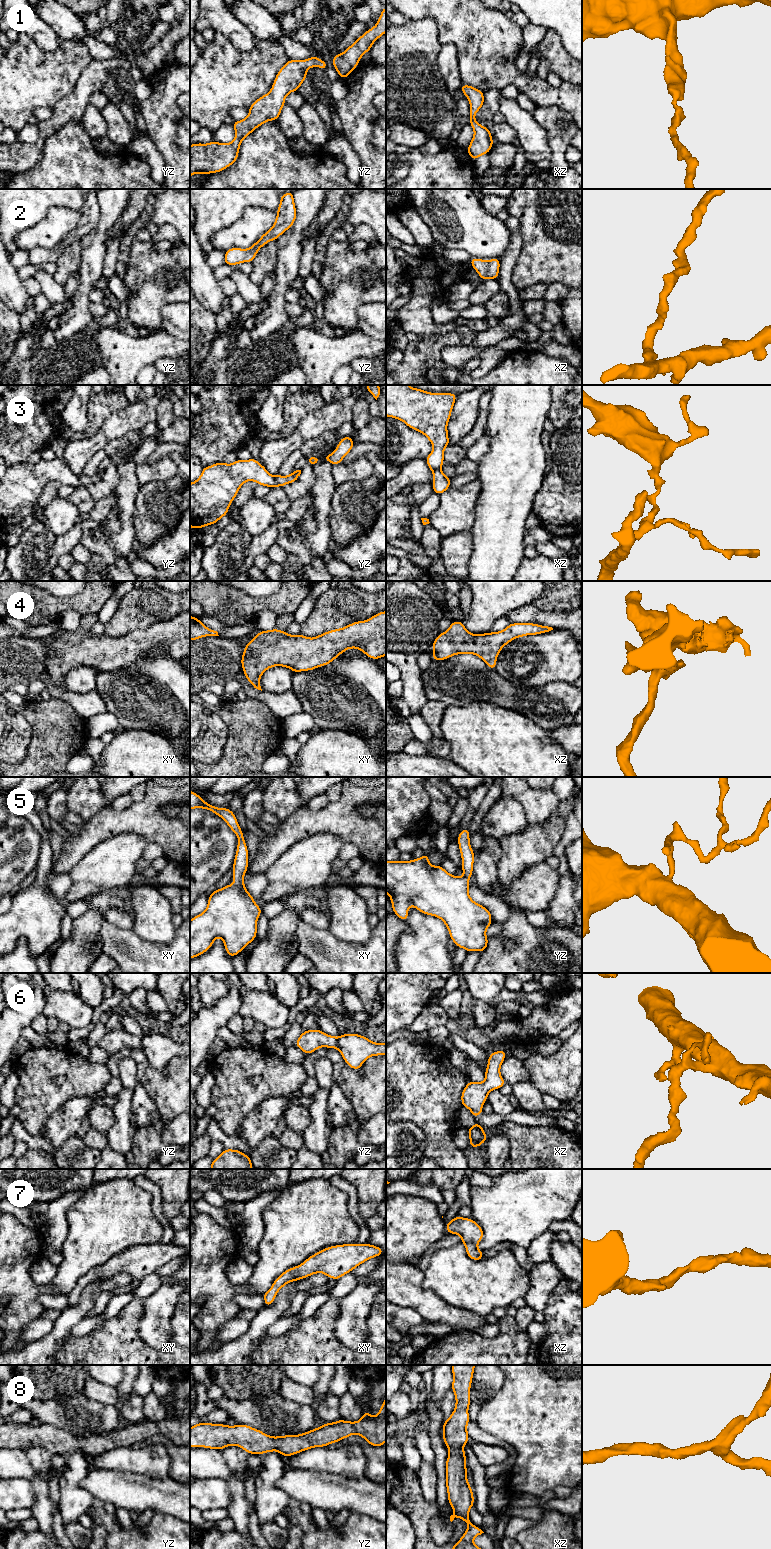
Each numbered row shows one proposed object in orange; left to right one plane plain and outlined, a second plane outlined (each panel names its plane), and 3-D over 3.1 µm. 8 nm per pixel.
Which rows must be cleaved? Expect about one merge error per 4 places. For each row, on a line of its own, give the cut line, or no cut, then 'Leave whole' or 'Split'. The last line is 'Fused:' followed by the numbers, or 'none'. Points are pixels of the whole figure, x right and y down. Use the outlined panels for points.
1: No split. Leave whole
2: No split. Leave whole
3: Split along yz (274, 476), (276, 485). Split
4: No split. Leave whole
5: No split. Leave whole
6: No split. Leave whole
7: No split. Leave whole
8: No split. Leave whole
Fused: 3

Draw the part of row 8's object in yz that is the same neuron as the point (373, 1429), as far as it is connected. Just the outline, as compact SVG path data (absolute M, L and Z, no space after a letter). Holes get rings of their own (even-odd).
M386 1397L376 1417L372 1417L369 1411L364 1411L359 1421L351 1422L339 1419L336 1422L324 1423L321 1427L298 1435L289 1434L272 1437L256 1428L244 1424L228 1426L226 1424L199 1422L190 1428L190 1447L223 1450L225 1447L232 1445L239 1446L248 1454L261 1455L277 1451L284 1457L290 1457L311 1448L326 1447L331 1443L337 1443L354 1434L360 1435L369 1445L374 1447L381 1447L386 1442Z

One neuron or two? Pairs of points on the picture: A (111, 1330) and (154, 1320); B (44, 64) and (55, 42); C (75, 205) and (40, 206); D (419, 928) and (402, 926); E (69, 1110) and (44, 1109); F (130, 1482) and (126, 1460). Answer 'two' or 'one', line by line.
A: two
B: two
C: one
D: two
E: two
F: two

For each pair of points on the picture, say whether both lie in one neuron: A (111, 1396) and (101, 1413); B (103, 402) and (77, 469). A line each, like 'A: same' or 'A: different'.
A: different
B: different

